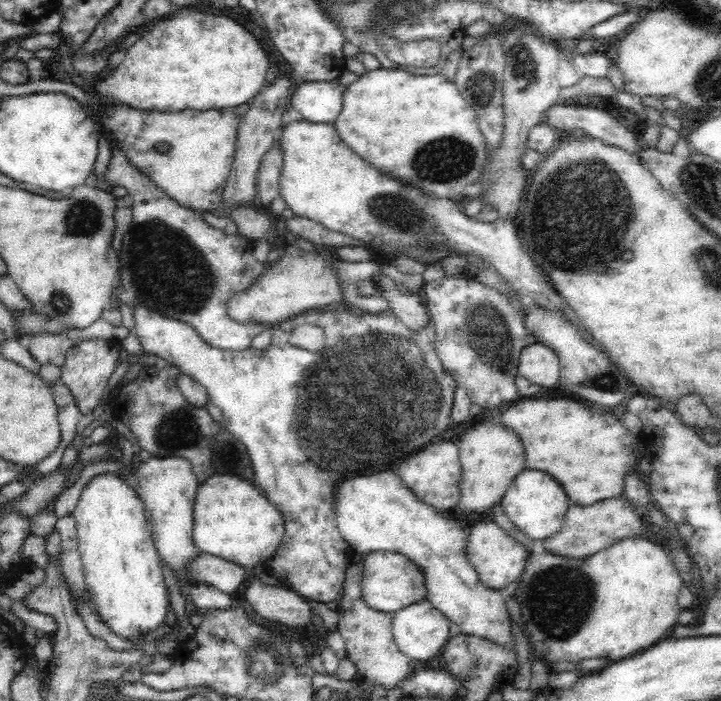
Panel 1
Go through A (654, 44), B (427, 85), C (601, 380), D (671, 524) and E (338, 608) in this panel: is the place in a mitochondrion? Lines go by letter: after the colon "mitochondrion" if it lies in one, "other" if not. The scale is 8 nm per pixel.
A: other
B: other
C: mitochondrion
D: other
E: other

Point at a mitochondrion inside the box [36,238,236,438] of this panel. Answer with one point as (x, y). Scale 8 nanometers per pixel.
(60, 303)

